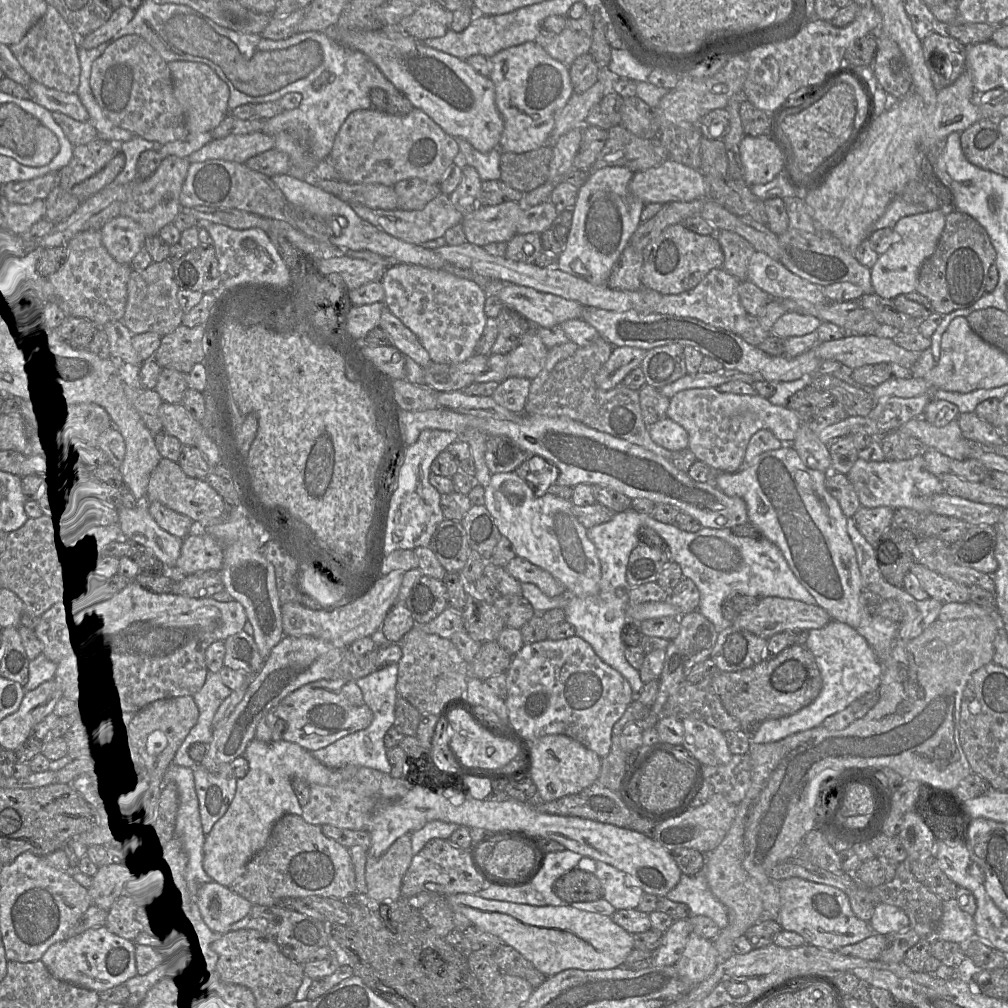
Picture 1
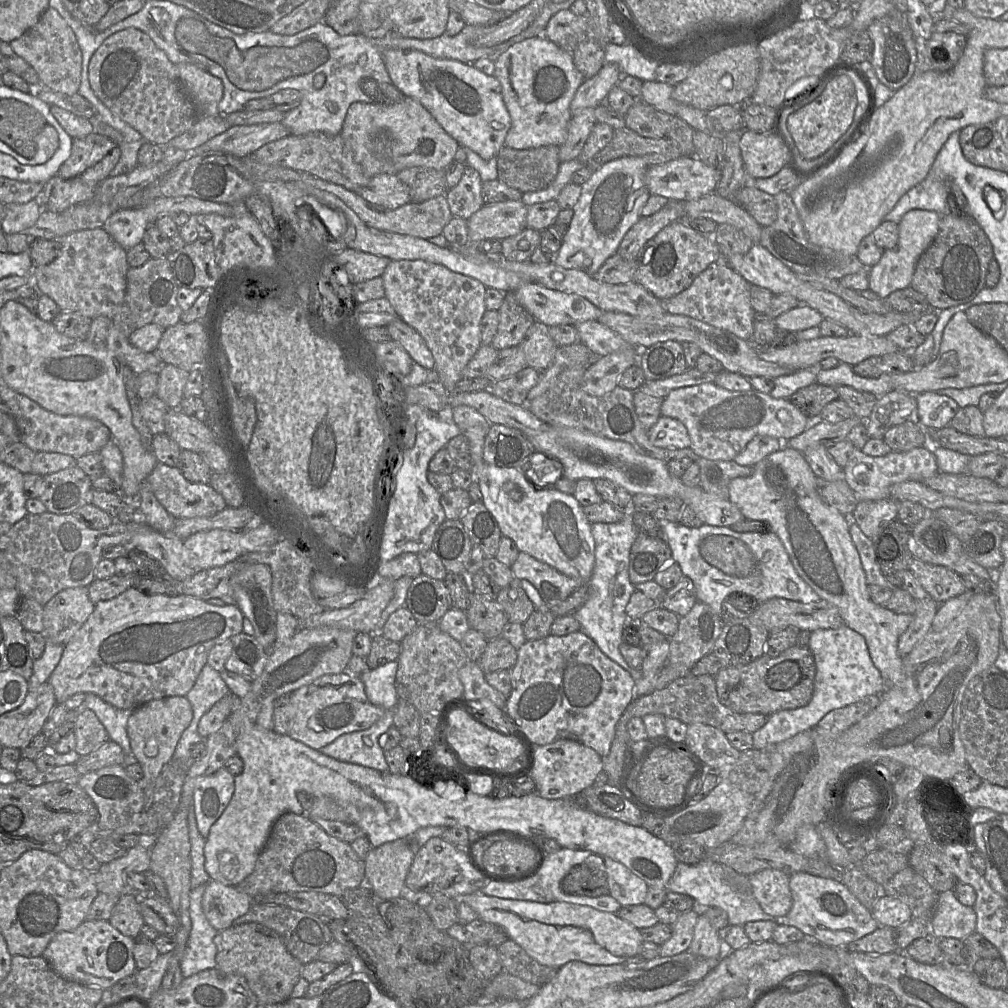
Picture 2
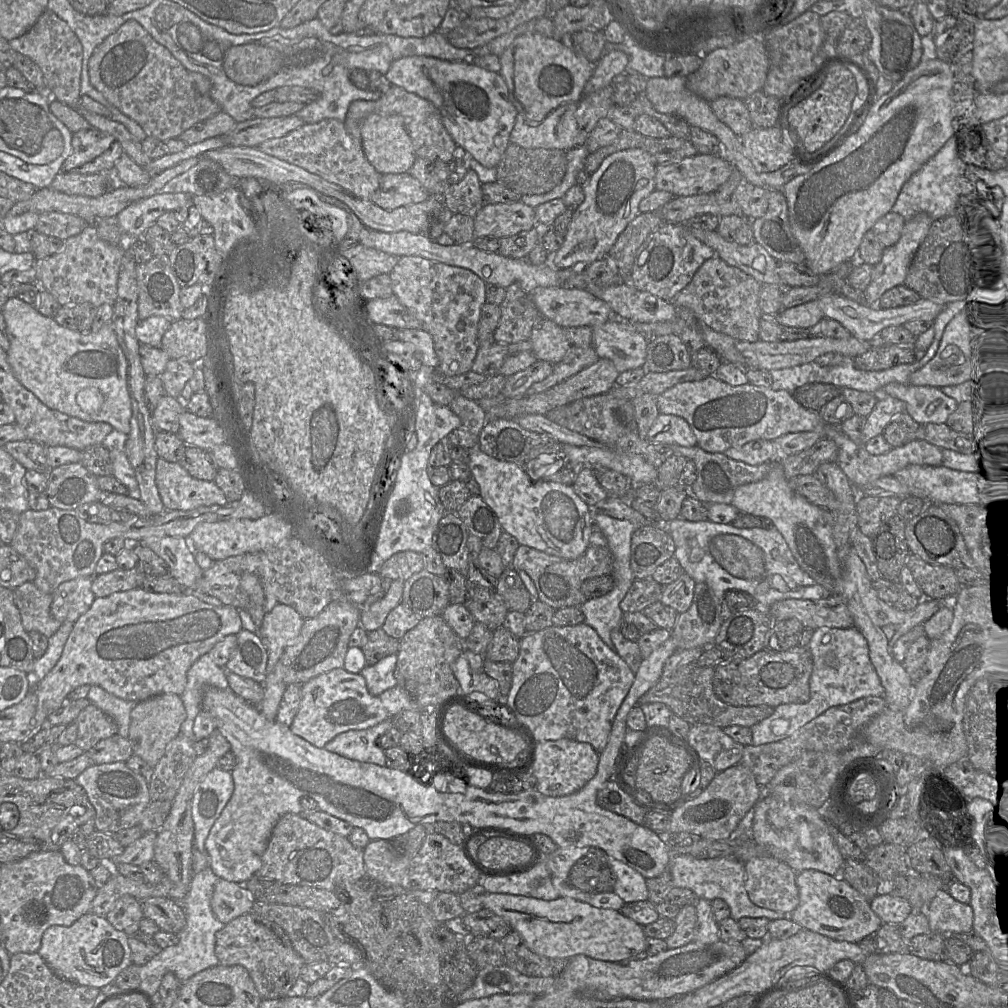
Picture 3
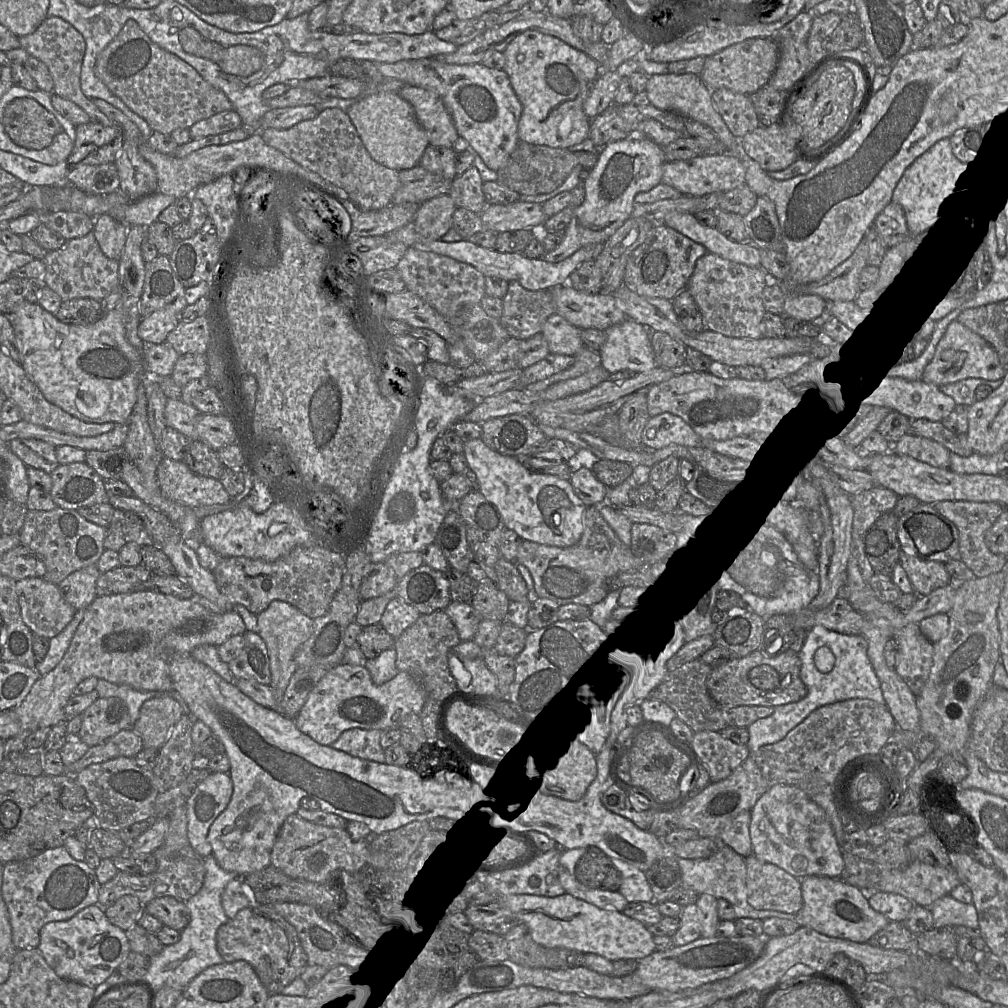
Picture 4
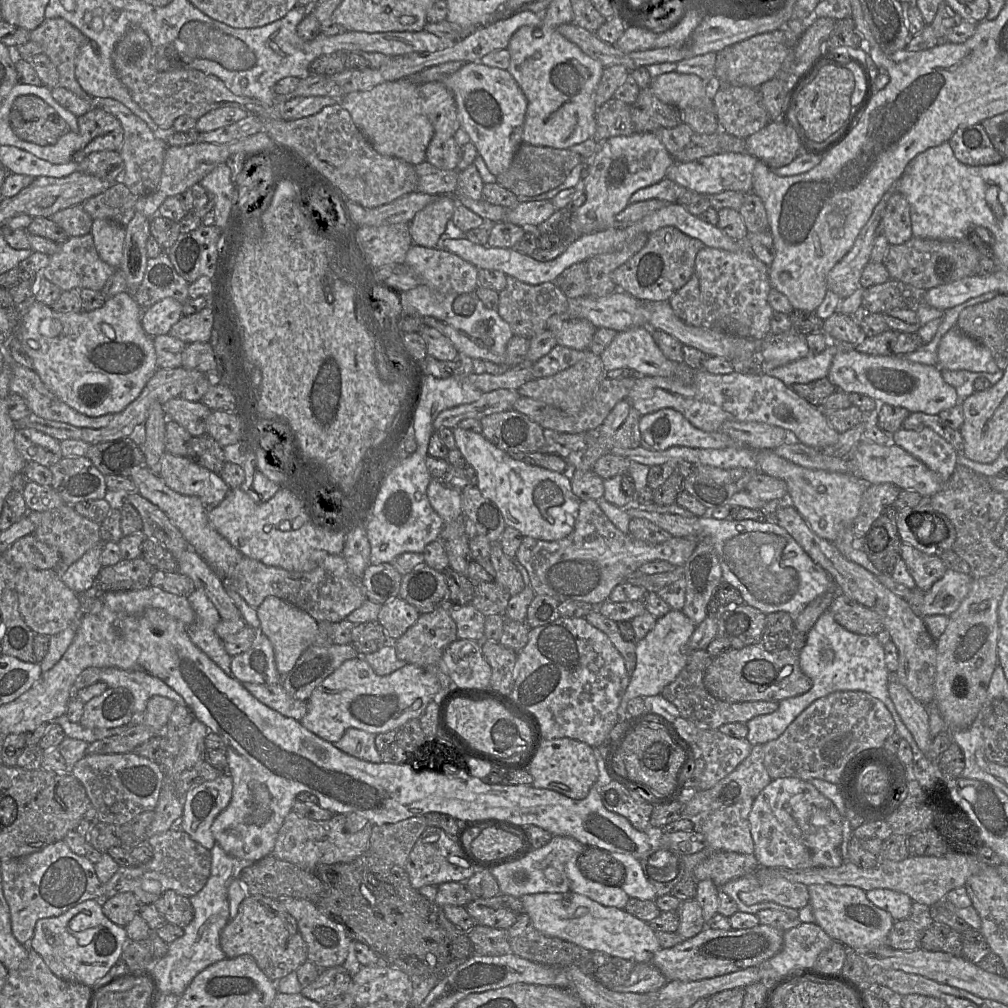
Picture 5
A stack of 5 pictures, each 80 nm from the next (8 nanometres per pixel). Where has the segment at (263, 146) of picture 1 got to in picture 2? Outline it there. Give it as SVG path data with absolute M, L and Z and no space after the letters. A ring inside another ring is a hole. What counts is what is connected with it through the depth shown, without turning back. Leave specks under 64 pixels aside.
M281 122L233 126L195 150L187 152L191 152L191 156L219 152L245 158L265 144L287 137L289 133Z

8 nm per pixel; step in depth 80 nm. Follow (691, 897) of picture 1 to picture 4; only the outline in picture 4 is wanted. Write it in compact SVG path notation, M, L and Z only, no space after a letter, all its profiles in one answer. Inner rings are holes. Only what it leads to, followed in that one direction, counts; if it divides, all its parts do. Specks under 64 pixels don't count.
M719 842L719 849L708 858L677 858L677 862L681 871L681 886L692 889L697 895L709 894L716 899L722 898L727 900L733 906L736 918L764 920L769 917L777 917L795 921L796 914L773 910L758 910L747 902L747 868L745 859L732 848L722 845Z

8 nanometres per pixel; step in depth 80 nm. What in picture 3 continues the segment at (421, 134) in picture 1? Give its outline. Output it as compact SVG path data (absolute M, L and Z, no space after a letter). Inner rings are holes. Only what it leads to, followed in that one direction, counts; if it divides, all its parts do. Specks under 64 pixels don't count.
M392 85L377 100L357 100L350 104L344 121L346 131L355 139L361 139L361 124L371 114L399 116L411 138L417 158L439 159L446 163L453 159L457 145L444 127L439 111L430 101Z

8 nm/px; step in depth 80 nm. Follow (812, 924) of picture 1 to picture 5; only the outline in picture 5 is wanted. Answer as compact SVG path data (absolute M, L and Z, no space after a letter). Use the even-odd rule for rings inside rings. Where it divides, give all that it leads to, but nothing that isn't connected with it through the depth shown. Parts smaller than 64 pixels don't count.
M813 884L808 886L808 892L814 923L834 941L841 942L847 949L888 946L887 936L895 921L890 913L869 901L865 891L854 886Z

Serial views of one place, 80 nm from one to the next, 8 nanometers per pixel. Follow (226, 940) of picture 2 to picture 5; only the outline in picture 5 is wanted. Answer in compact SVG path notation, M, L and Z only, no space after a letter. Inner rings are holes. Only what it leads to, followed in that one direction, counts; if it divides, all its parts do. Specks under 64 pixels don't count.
M247 895L235 918L230 919L220 935L220 946L227 958L251 955L259 969L276 983L307 961L307 945L296 920L286 911L282 899Z

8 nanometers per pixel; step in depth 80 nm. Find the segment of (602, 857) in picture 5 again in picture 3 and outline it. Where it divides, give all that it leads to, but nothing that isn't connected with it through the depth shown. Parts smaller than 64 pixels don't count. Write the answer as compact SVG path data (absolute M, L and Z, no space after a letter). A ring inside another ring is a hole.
M589 847L588 853L579 858L568 874L568 885L590 894L613 892L615 875L607 863L596 855L607 855L602 849Z

